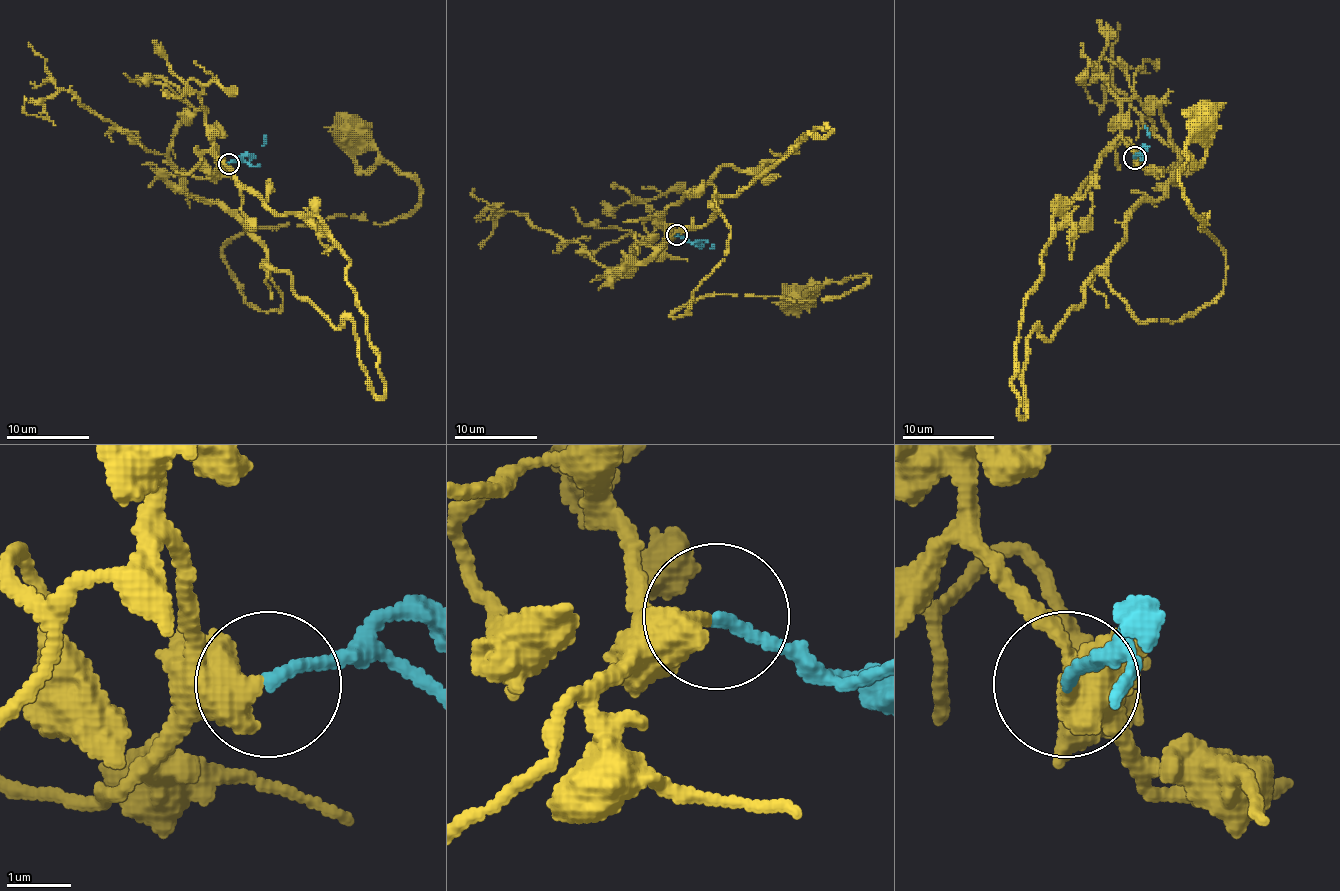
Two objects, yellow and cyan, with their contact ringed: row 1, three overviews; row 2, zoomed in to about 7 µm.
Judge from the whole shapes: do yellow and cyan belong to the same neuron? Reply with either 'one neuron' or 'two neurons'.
one neuron

